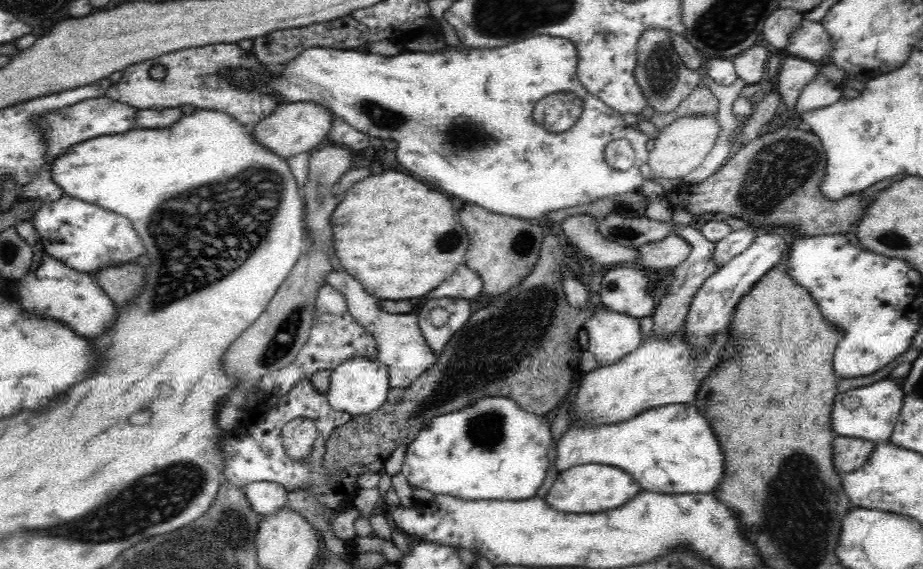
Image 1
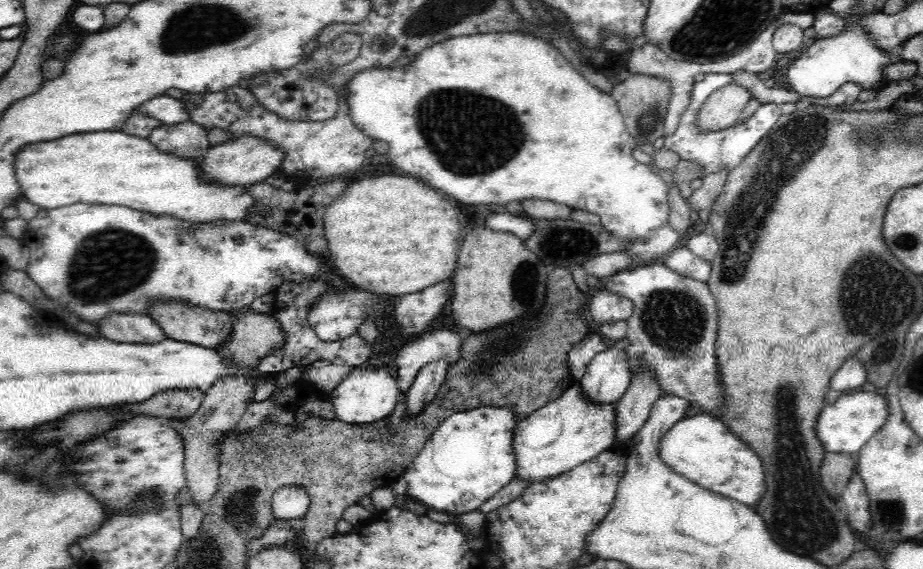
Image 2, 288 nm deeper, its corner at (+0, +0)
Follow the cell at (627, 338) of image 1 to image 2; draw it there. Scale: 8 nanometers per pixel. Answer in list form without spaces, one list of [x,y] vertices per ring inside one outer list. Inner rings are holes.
[[[612,342],[608,344],[610,348],[590,360],[586,374],[580,380],[582,396],[594,404],[618,404],[632,382],[626,350],[614,348]]]

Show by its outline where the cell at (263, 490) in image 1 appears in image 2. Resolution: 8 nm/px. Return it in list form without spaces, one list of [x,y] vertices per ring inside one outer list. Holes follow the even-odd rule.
[[[286,486],[276,490],[272,498],[272,516],[276,520],[292,520],[292,518],[304,518],[310,508],[310,498],[304,488],[300,486]]]

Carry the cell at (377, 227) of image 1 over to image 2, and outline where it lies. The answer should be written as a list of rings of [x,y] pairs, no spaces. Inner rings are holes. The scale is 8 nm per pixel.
[[[378,176],[344,190],[324,214],[324,236],[334,266],[350,284],[374,294],[412,294],[454,274],[462,242],[450,202],[414,178]]]

